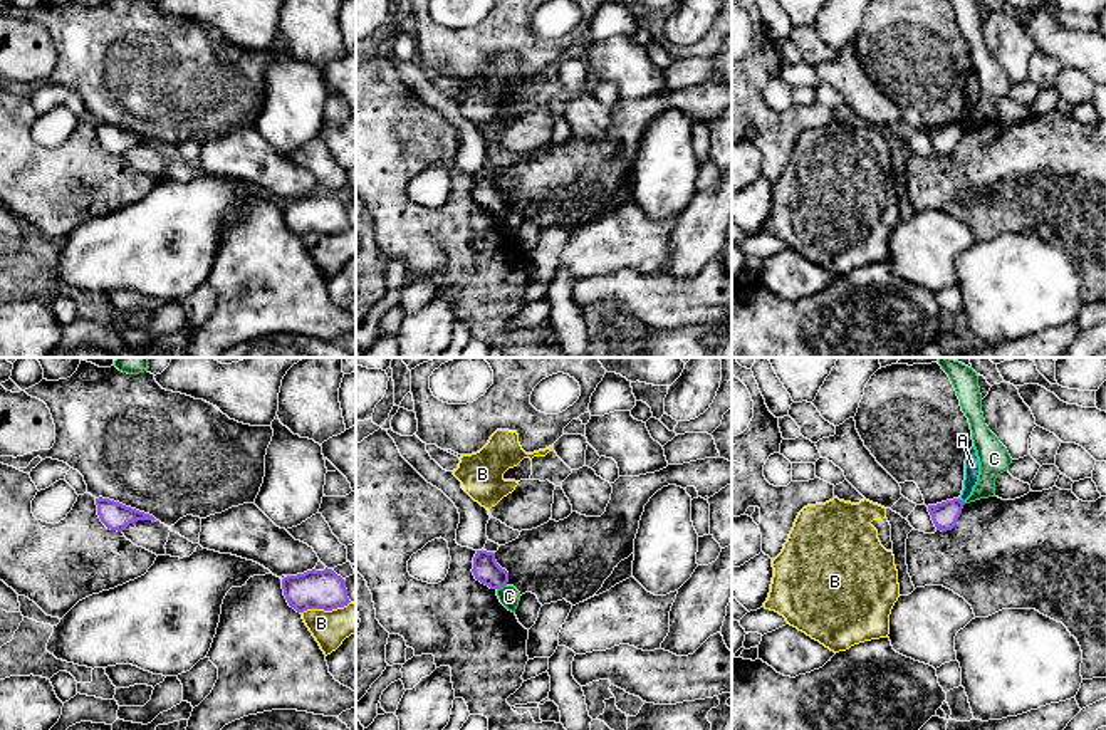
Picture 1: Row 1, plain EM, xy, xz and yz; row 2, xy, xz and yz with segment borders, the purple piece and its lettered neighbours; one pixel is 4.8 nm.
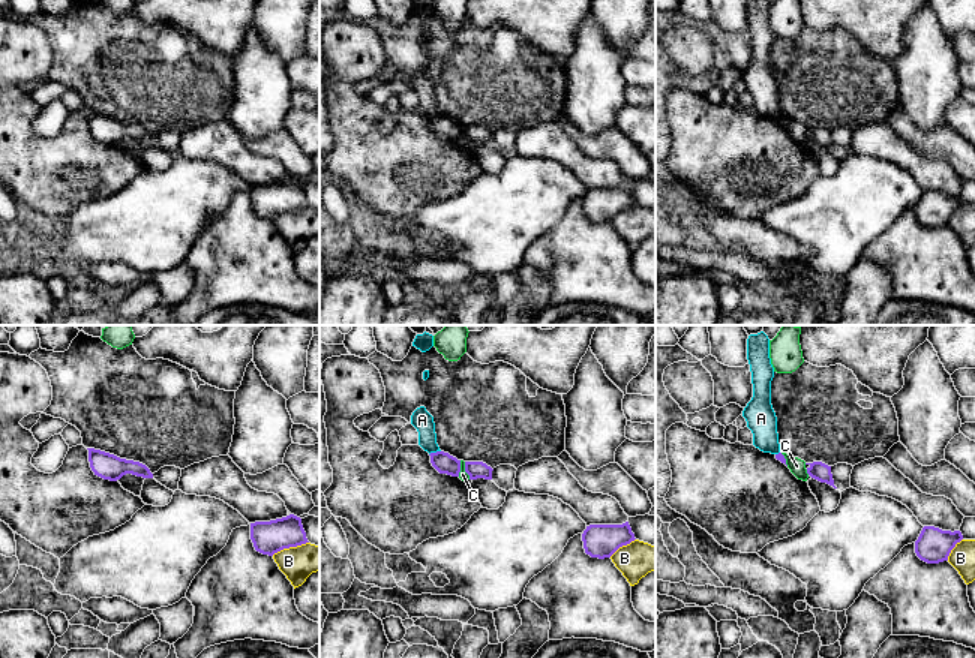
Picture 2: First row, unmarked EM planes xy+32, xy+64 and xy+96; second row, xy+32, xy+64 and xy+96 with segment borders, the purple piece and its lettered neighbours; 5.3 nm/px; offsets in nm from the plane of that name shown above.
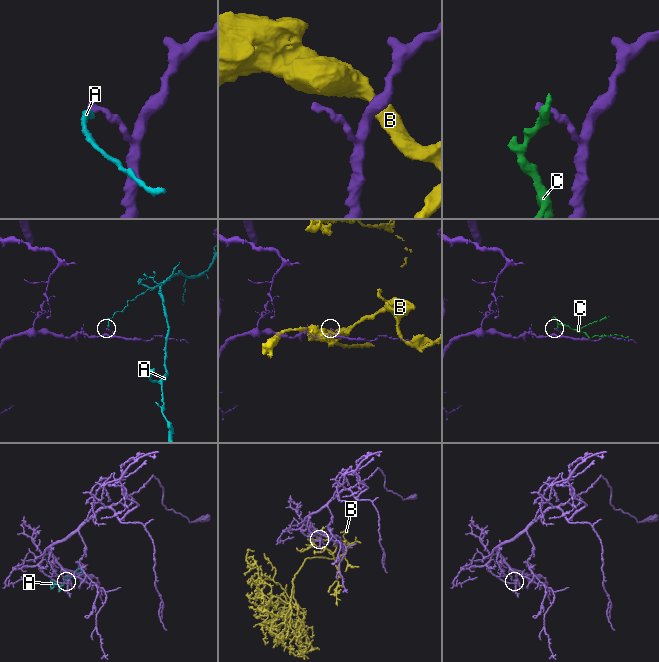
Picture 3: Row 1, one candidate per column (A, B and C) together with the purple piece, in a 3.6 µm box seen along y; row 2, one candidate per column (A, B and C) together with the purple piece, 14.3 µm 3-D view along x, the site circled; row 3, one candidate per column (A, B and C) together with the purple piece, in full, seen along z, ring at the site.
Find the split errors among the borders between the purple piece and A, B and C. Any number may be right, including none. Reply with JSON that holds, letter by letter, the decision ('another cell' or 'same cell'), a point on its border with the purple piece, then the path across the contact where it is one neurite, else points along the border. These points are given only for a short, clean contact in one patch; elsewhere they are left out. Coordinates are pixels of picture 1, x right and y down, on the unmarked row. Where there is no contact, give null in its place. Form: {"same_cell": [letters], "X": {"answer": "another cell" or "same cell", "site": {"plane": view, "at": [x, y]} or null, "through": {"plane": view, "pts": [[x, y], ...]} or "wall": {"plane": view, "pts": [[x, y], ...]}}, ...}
{"same_cell": [], "A": {"answer": "another cell", "site": {"plane": "yz", "at": [962, 125]}, "wall": {"plane": "yz", "pts": [[959, 123], [964, 126]]}}, "B": {"answer": "another cell", "site": {"plane": "xy", "at": [324, 234]}, "wall": {"plane": "xy", "pts": [[349, 225], [339, 232], [304, 234], [301, 237]]}}, "C": {"answer": "another cell", "site": {"plane": "xz", "at": [500, 210]}, "wall": {"plane": "xz", "pts": [[506, 208], [497, 213]]}}}

